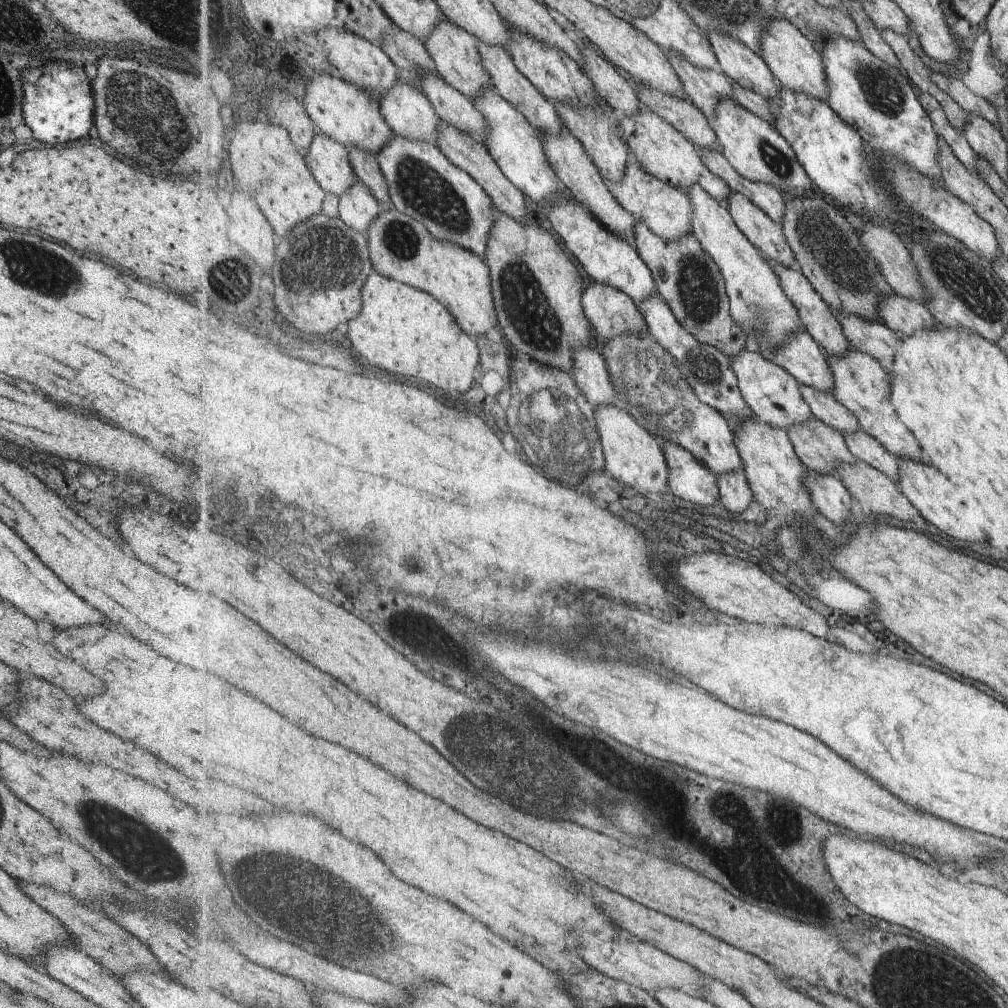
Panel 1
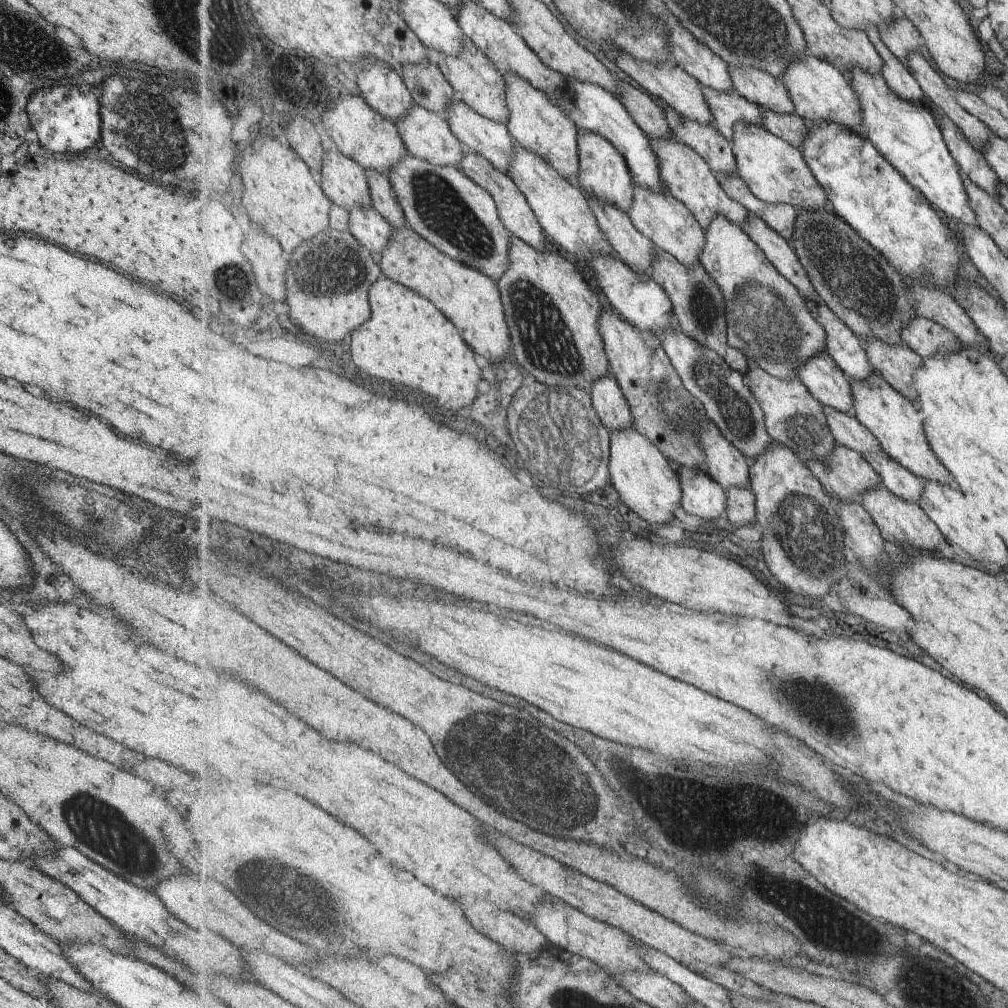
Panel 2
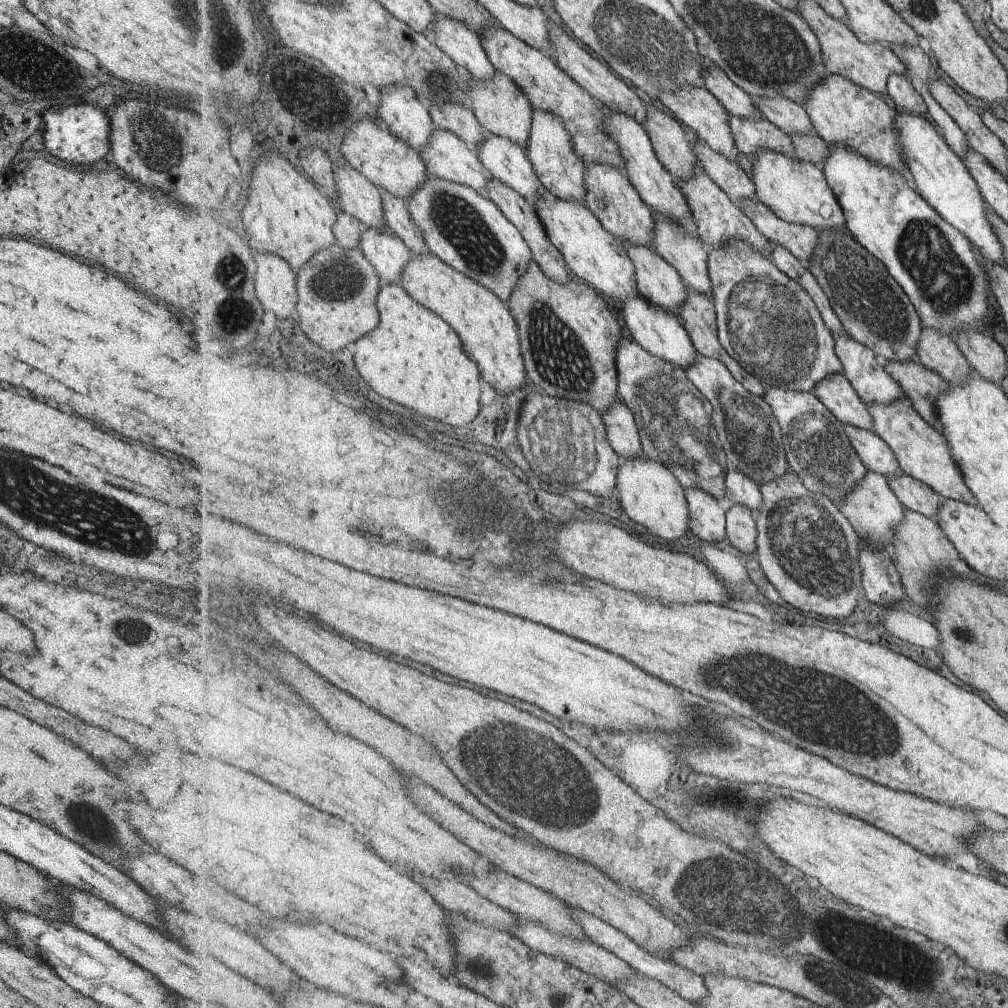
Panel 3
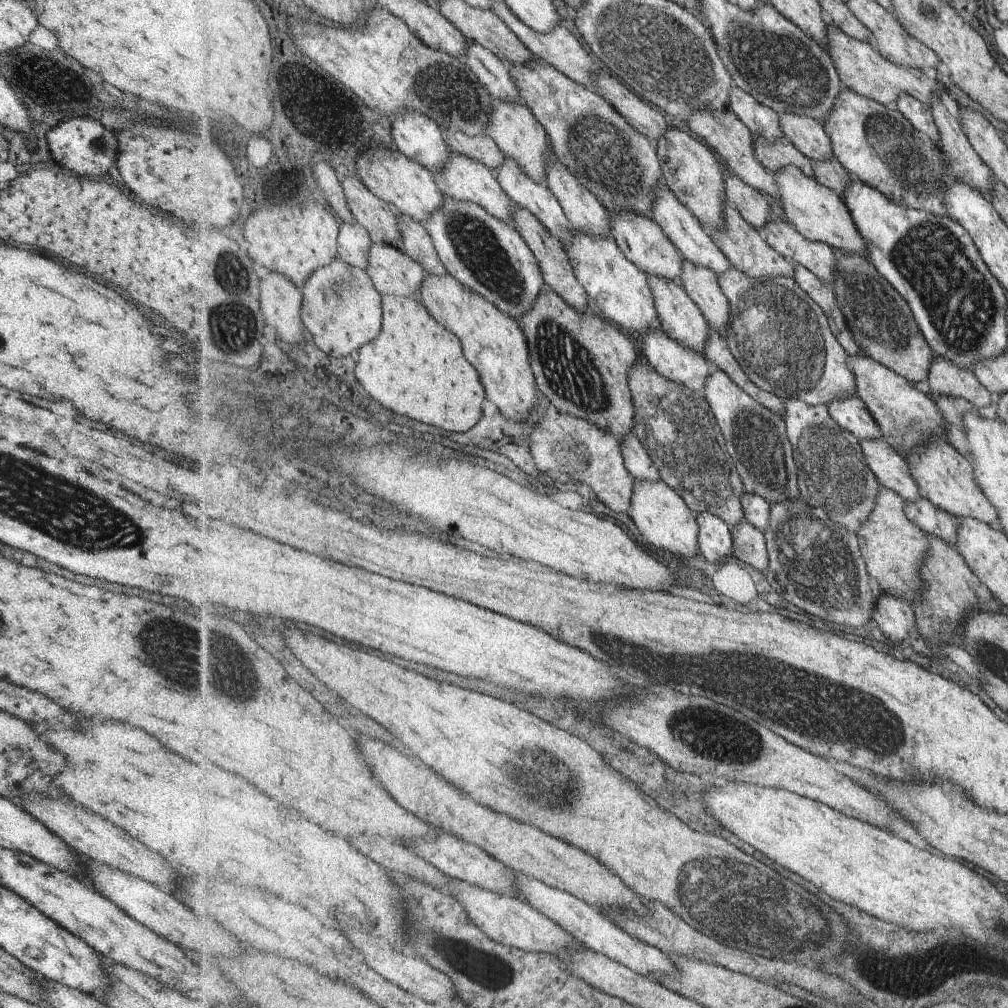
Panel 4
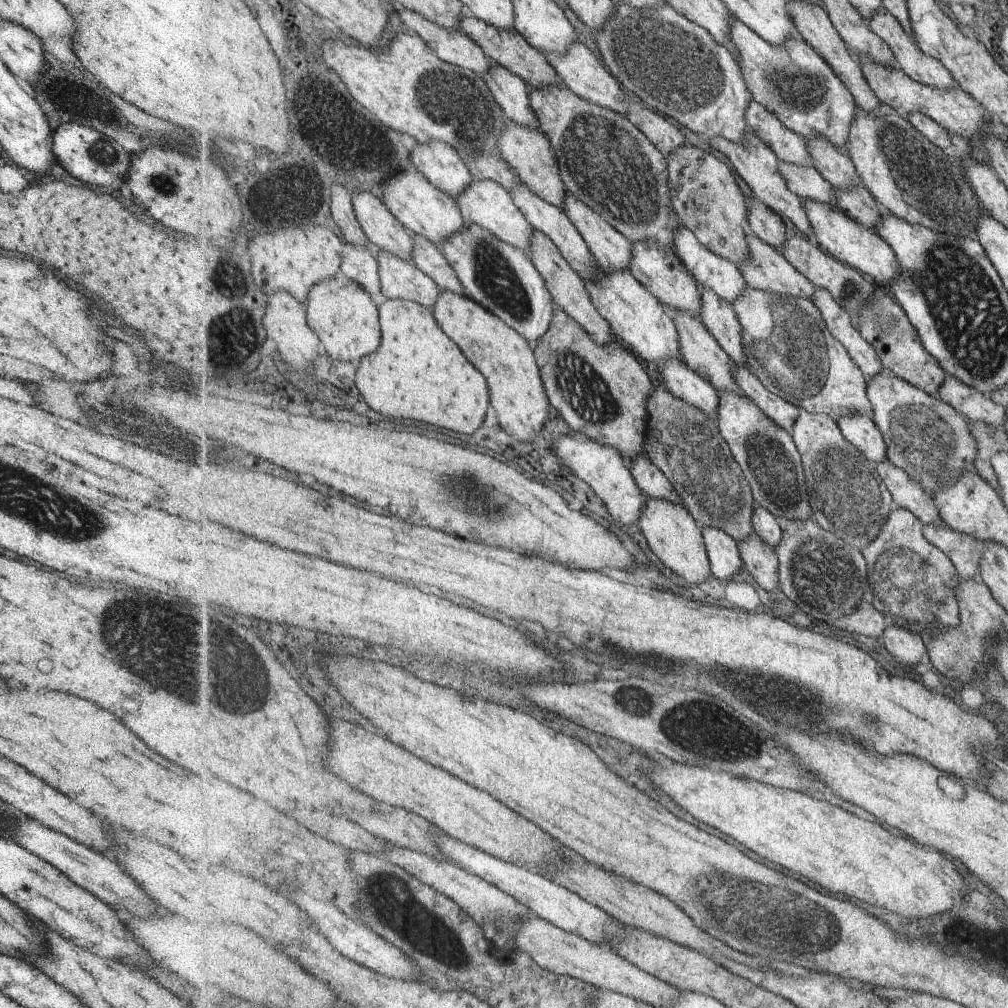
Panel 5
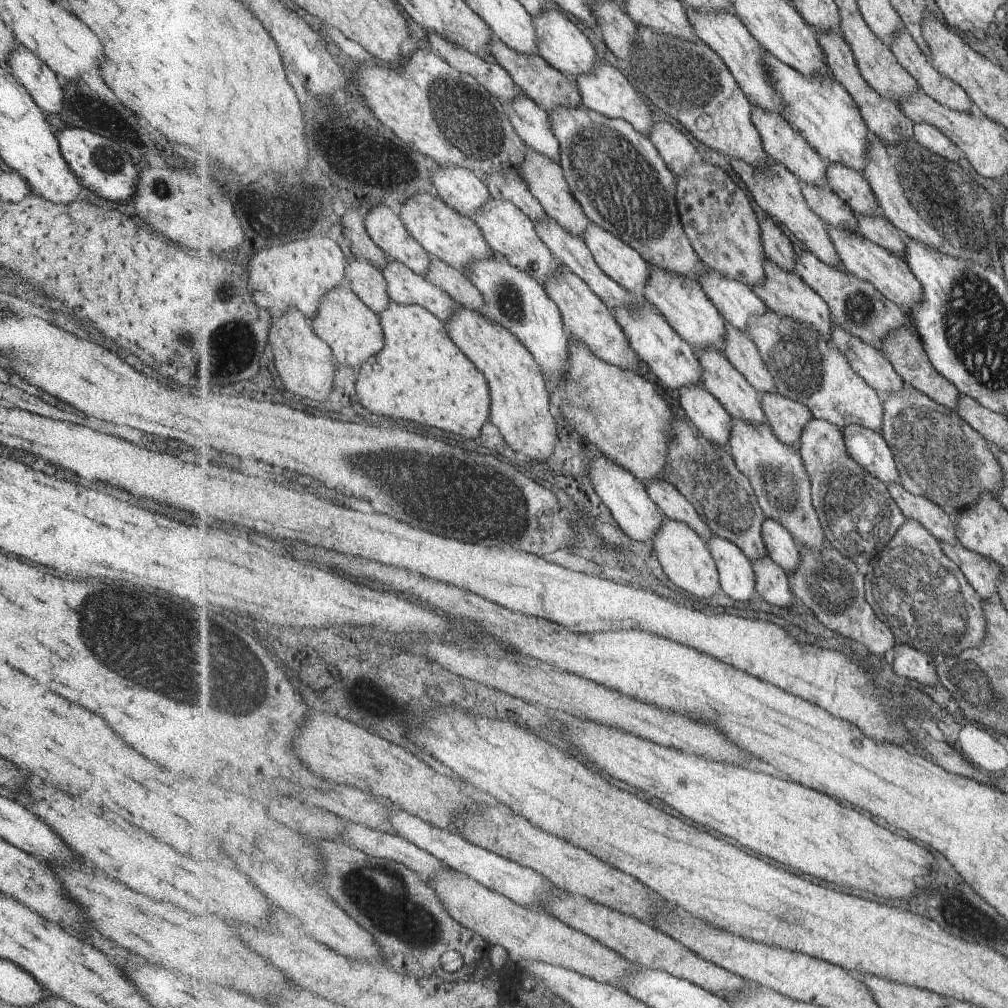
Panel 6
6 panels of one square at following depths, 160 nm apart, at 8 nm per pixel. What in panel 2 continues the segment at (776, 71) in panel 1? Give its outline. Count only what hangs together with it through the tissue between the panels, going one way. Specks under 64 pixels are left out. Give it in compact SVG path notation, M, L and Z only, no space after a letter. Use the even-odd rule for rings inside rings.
M805 52L798 61L791 64L781 80L786 84L796 110L808 124L819 121L835 121L858 133L862 128L862 106L858 94L854 91L845 74L829 61Z

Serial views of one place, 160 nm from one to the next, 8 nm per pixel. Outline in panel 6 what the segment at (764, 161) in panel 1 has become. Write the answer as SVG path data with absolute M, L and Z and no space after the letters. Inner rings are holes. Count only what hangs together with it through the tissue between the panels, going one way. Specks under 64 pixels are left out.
M827 224L827 228L845 270L874 284L889 300L897 303L907 314L914 309L915 305L918 305L919 301L922 301L924 295L922 282L915 276L910 264L903 256L883 248L860 232L846 232L844 228L829 226L829 224Z

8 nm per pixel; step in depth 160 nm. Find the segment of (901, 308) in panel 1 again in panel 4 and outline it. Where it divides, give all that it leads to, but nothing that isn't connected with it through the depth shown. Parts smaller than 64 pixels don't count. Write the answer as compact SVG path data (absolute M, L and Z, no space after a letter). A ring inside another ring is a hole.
M935 355L930 365L930 394L943 394L967 400L975 408L989 407L997 397L992 394L978 379L971 369L958 367L950 359Z

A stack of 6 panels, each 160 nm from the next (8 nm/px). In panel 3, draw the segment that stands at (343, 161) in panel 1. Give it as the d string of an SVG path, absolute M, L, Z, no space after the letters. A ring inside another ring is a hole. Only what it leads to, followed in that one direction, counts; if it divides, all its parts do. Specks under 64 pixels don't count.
M351 164L337 167L337 170L334 172L334 179L336 182L336 194L338 195L334 202L339 207L358 218L364 227L379 228L387 226L381 188L374 182L371 182L370 179Z

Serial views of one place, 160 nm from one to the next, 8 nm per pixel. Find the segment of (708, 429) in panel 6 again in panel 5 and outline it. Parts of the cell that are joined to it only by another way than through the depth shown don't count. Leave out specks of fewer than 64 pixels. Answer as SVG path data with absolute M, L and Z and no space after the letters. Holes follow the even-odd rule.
M669 359L658 368L672 393L705 411L711 419L717 420L721 397L711 381L695 372L681 359Z

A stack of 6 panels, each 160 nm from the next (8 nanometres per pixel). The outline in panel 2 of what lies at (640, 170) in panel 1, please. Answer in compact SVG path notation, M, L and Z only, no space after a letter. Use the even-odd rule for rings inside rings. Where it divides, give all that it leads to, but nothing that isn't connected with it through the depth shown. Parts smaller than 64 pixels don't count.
M641 185L635 188L637 188L637 193L635 193L634 205L628 212L634 225L645 236L648 236L656 247L673 255L688 267L695 266L700 260L700 252L706 238L705 229L691 209L669 191L650 191Z

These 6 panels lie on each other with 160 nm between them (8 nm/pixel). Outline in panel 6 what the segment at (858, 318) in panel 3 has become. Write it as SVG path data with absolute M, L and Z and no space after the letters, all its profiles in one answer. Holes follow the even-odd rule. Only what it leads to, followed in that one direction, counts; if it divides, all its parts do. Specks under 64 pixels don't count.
M908 325L903 326L898 332L891 333L886 338L882 352L891 361L895 370L902 376L905 384L913 385L927 396L934 398L939 404L958 410L961 396L960 390L935 368L922 344L922 339L919 335L909 332Z

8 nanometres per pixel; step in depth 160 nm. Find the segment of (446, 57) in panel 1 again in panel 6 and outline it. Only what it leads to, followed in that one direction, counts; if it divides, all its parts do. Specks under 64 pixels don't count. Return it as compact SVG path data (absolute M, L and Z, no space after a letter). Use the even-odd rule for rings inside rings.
M533 148L526 154L525 161L520 166L518 177L528 182L531 192L539 199L547 216L554 218L563 228L566 228L575 236L583 237L589 229L591 220L583 210L581 203L575 198L570 184L567 182L566 174L559 160L541 154Z

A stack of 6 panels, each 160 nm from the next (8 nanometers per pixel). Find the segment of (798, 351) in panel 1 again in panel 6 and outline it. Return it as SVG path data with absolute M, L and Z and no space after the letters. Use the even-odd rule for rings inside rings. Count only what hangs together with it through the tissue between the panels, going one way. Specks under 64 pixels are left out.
M855 423L843 431L850 455L869 473L887 484L905 484L894 452L881 432Z

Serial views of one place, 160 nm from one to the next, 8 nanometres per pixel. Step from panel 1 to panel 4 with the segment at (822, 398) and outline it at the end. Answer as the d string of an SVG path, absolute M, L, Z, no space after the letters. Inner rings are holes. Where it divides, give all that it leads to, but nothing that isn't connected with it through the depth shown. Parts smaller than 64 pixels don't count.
M884 437L861 441L868 466L879 478L880 485L897 492L905 502L918 501L921 487L911 475L907 458L889 445Z

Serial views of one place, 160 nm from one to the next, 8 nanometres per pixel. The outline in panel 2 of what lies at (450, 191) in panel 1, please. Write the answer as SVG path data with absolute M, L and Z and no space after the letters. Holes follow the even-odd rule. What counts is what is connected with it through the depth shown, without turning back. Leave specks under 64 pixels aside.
M407 153L406 157L399 161L394 169L390 170L388 176L395 189L399 204L403 207L407 224L433 246L436 246L451 258L488 274L496 282L510 268L510 238L512 232L507 230L498 215L498 205L493 195L472 178L469 178L460 167L434 165L428 160Z

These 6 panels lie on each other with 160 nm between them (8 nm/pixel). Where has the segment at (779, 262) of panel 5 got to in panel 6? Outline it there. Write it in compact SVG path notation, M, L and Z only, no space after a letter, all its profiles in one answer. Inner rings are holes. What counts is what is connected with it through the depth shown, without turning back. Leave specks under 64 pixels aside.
M769 259L765 260L765 264L766 281L753 289L767 303L768 308L783 318L791 317L797 322L807 323L808 326L815 325L829 342L833 342L833 316L827 301L795 271L786 271Z

